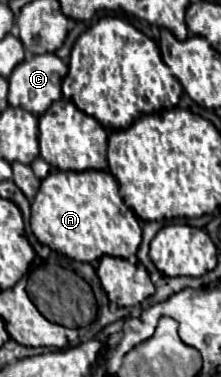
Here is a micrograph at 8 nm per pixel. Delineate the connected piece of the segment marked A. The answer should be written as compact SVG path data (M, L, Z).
M51 171L31 203L31 231L53 251L83 263L95 263L103 255L131 257L141 245L141 225L123 203L117 179L107 171Z

